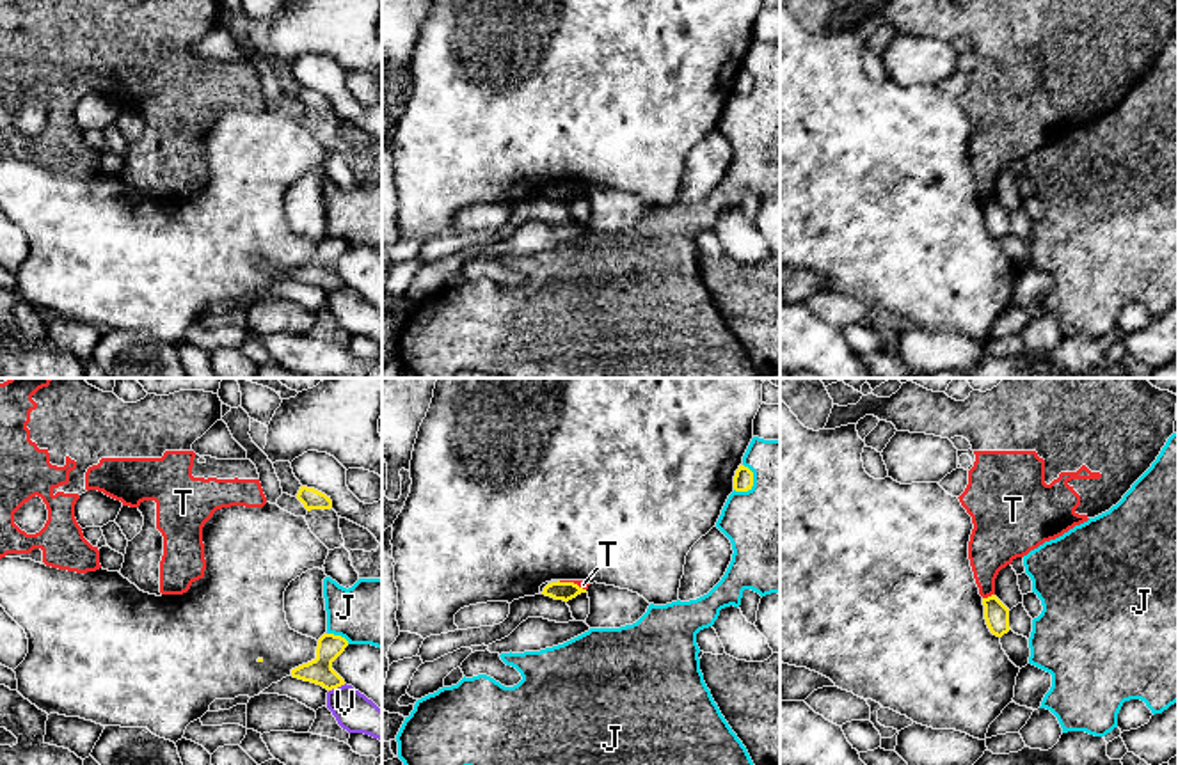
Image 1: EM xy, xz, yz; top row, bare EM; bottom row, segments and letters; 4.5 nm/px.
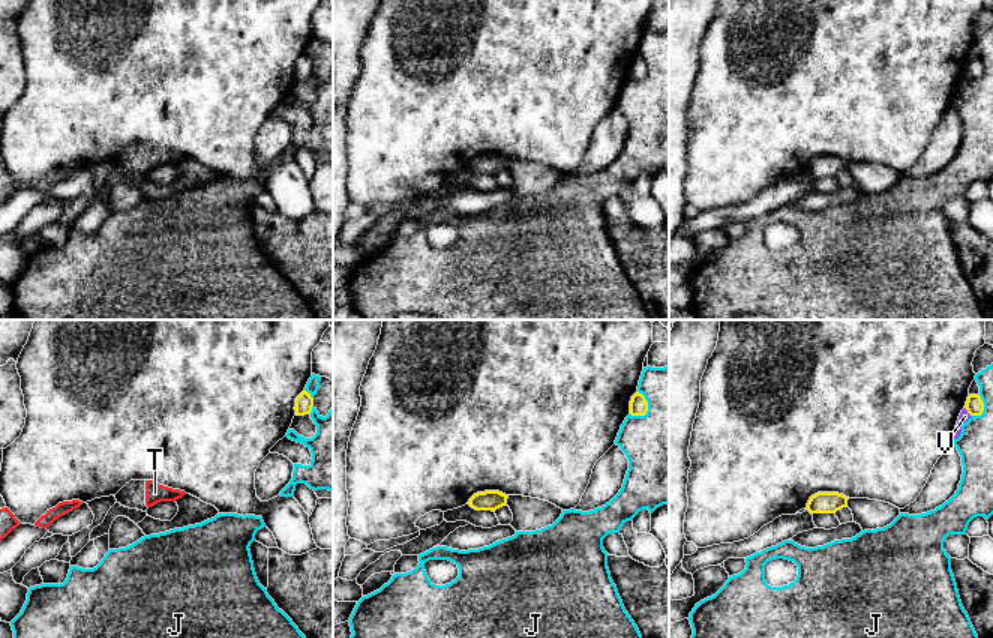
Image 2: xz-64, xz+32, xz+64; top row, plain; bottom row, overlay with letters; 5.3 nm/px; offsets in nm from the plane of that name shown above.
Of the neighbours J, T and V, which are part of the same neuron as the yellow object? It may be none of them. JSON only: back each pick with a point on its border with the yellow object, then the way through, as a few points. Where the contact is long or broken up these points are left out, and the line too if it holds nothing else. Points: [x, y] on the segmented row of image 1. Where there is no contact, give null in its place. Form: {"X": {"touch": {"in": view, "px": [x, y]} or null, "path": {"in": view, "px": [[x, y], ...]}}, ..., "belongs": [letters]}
{"belongs": []}

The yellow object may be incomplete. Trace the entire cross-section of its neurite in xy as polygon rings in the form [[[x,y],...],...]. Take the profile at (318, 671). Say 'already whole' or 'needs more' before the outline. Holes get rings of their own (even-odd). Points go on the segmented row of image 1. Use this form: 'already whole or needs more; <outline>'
already whole; [[[323,634],[318,639],[316,659],[291,669],[291,676],[322,685],[327,690],[345,685],[345,680],[332,669],[332,662],[345,651],[348,641],[341,635]]]

